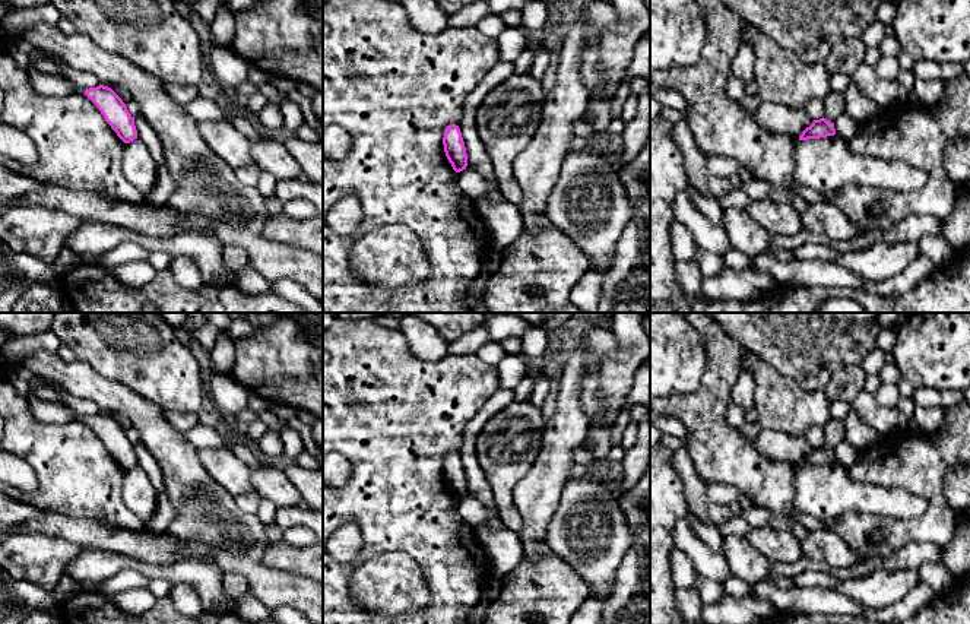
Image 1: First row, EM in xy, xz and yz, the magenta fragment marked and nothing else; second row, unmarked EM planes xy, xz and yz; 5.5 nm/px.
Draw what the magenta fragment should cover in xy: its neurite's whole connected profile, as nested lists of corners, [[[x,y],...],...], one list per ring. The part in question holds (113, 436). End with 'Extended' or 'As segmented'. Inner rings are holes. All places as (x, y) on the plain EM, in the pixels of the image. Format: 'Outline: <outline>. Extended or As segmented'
Outline: [[[99,412],[96,415],[86,416],[85,422],[96,433],[105,449],[124,471],[130,471],[137,466],[134,444],[111,415]]]. As segmented

